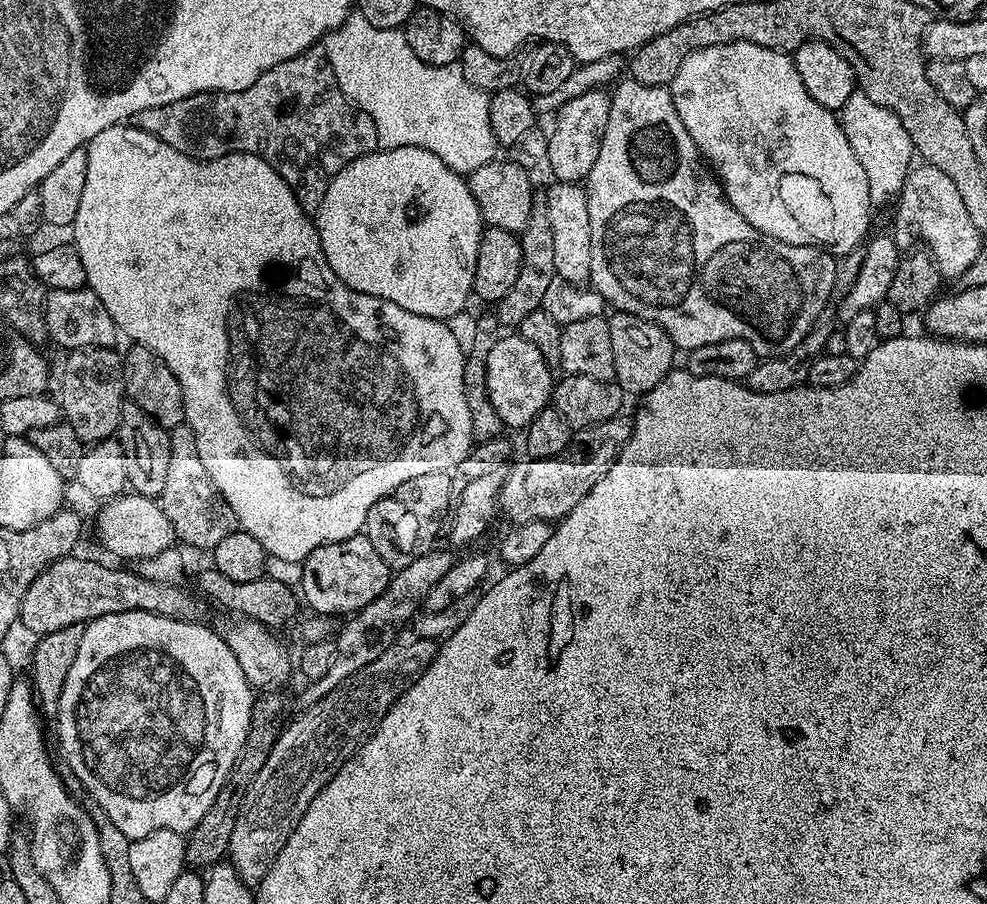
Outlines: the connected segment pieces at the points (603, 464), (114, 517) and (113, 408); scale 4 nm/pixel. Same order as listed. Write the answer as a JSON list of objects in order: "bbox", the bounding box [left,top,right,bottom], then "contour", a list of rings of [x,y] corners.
[{"bbox":[499,414,632,524],"contour":[[[621,414],[606,422],[598,422],[589,428],[579,429],[568,443],[568,449],[554,458],[533,460],[523,458],[508,468],[500,491],[499,511],[509,516],[512,524],[525,524],[546,520],[559,522],[594,490],[594,486],[610,470],[613,462],[632,433],[632,420]]]},{"bbox":[96,494,173,562],"contour":[[[121,494],[112,500],[103,501],[99,508],[100,513],[96,516],[96,536],[110,555],[120,559],[117,561],[139,562],[154,558],[154,554],[162,554],[162,550],[173,547],[170,520],[166,518],[166,514],[162,514],[159,503],[153,497]]]},{"bbox":[58,348,125,446],"contour":[[[78,348],[67,353],[64,365],[60,368],[60,396],[58,403],[63,419],[78,434],[85,445],[91,446],[99,440],[117,435],[120,426],[120,405],[125,403],[124,382],[122,379],[122,360],[115,356],[112,348]]]}]

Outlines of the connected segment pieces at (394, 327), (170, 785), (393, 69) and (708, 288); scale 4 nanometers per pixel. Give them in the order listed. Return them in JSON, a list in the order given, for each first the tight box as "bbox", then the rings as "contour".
[{"bbox":[70,124,474,562],"contour":[[[115,124],[102,130],[102,134],[98,134],[87,144],[86,151],[88,154],[86,186],[82,189],[82,202],[78,206],[78,214],[70,229],[70,235],[72,235],[70,240],[78,258],[82,258],[82,270],[86,270],[88,279],[87,287],[91,288],[94,294],[98,294],[98,298],[102,298],[102,306],[110,310],[110,318],[114,318],[117,329],[123,335],[125,332],[132,339],[133,345],[154,350],[154,354],[158,354],[158,358],[166,362],[166,366],[170,368],[182,390],[184,419],[189,430],[194,434],[198,458],[202,458],[202,466],[206,466],[206,474],[210,474],[210,482],[218,486],[222,498],[226,498],[230,510],[234,510],[237,525],[254,538],[258,538],[258,542],[262,542],[267,555],[274,558],[286,558],[286,562],[302,562],[318,546],[330,542],[342,542],[351,536],[361,535],[366,522],[366,514],[370,514],[370,506],[374,506],[374,502],[398,490],[398,486],[402,486],[402,482],[410,482],[410,478],[418,478],[422,474],[451,473],[458,466],[458,462],[462,462],[462,458],[466,458],[466,454],[472,451],[474,437],[470,422],[470,406],[466,406],[466,390],[464,389],[466,349],[458,346],[458,341],[454,339],[454,334],[450,334],[445,321],[426,318],[422,314],[410,314],[410,310],[402,310],[402,306],[394,306],[394,302],[386,302],[386,298],[374,298],[370,294],[362,294],[342,283],[334,274],[334,270],[330,270],[326,262],[326,254],[322,254],[322,242],[318,238],[318,230],[313,217],[304,211],[298,198],[294,198],[290,186],[286,186],[286,182],[280,177],[278,170],[274,170],[274,166],[270,166],[265,160],[249,152],[227,152],[224,156],[213,160],[196,160],[193,156],[174,150],[174,146],[166,146],[166,142],[154,138],[154,134],[146,134],[140,128],[124,124]]]},{"bbox":[56,610,254,842],"contour":[[[142,610],[106,614],[97,620],[89,620],[84,625],[74,666],[70,666],[70,674],[66,674],[66,686],[62,686],[60,701],[56,703],[56,736],[60,739],[60,752],[64,755],[69,770],[80,779],[81,786],[104,811],[103,819],[114,822],[114,826],[118,826],[118,830],[122,830],[130,842],[146,838],[146,834],[154,834],[154,830],[174,830],[187,834],[194,826],[198,826],[198,822],[202,822],[202,814],[210,810],[214,798],[218,798],[218,790],[222,790],[230,770],[236,765],[236,759],[240,757],[240,751],[246,742],[246,734],[250,730],[254,689],[246,682],[246,674],[242,674],[242,666],[238,666],[238,658],[234,658],[234,650],[230,650],[223,635],[200,623],[166,618]]]},{"bbox":[322,14,498,174],"contour":[[[349,14],[342,26],[324,37],[322,47],[344,97],[349,104],[363,110],[370,122],[374,122],[376,142],[380,148],[418,146],[422,150],[430,150],[430,154],[438,154],[450,170],[461,174],[486,166],[486,162],[497,155],[498,145],[494,132],[490,130],[489,93],[470,86],[459,63],[434,66],[422,62],[422,58],[410,50],[410,42],[406,42],[401,29],[378,29],[359,14]]]},{"bbox":[586,78,837,358],"contour":[[[631,78],[624,79],[611,89],[612,101],[610,118],[606,118],[606,134],[602,134],[598,162],[594,162],[586,181],[590,210],[591,287],[596,289],[605,305],[611,306],[615,311],[634,314],[641,316],[643,320],[654,322],[668,335],[677,349],[691,350],[698,346],[710,346],[710,342],[742,338],[750,342],[750,346],[754,346],[756,355],[760,358],[784,356],[790,350],[794,350],[794,346],[798,346],[798,342],[806,338],[818,314],[822,314],[822,310],[829,307],[831,300],[828,299],[834,296],[836,286],[837,257],[823,247],[814,244],[806,246],[787,244],[778,238],[770,238],[754,226],[750,226],[750,222],[746,222],[746,218],[742,218],[742,214],[738,214],[738,210],[734,210],[732,203],[724,197],[724,190],[720,187],[719,180],[706,167],[700,151],[694,146],[694,138],[686,134],[686,126],[682,126],[682,118],[678,118],[678,110],[674,110],[671,91],[664,86],[646,86]]]}]

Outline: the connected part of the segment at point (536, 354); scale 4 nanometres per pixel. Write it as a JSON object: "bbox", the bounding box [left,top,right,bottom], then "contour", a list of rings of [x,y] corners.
{"bbox":[484,334,554,430],"contour":[[[519,334],[501,335],[499,340],[494,342],[494,346],[490,350],[490,354],[486,354],[486,374],[484,375],[484,385],[488,391],[490,402],[494,406],[494,410],[498,410],[498,418],[501,425],[517,430],[527,428],[528,423],[540,413],[543,408],[549,407],[552,390],[554,387],[553,369],[542,358],[542,354],[538,350],[538,346],[534,346],[534,342],[530,342],[526,337]]]}

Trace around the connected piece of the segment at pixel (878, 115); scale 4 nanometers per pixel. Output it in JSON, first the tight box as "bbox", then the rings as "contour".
{"bbox":[838,90,914,206],"contour":[[[859,90],[852,92],[850,98],[846,98],[846,102],[838,110],[838,119],[846,138],[850,138],[854,154],[858,154],[858,162],[862,162],[873,205],[880,206],[887,200],[895,201],[914,164],[914,149],[910,134],[906,134],[906,126],[902,126],[899,118],[890,110],[886,110],[886,106],[870,102],[870,98],[866,98],[866,94]]]}

